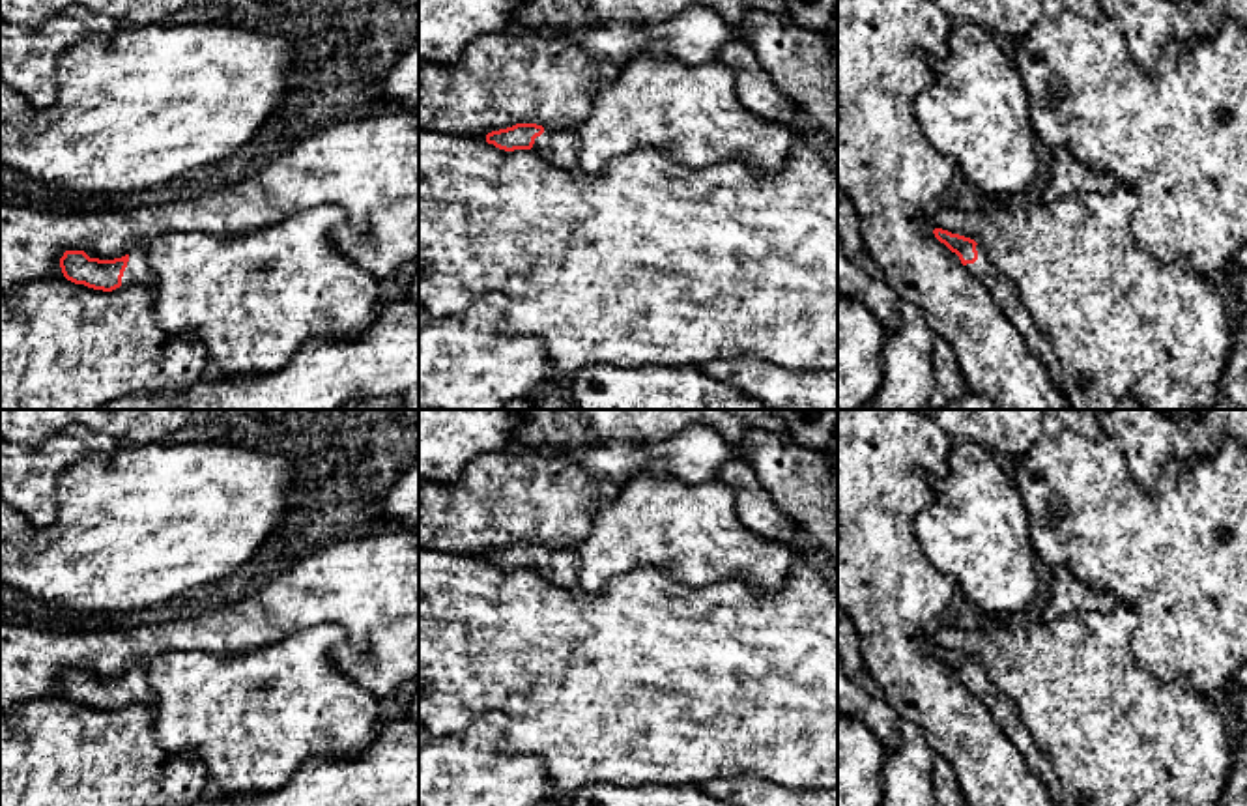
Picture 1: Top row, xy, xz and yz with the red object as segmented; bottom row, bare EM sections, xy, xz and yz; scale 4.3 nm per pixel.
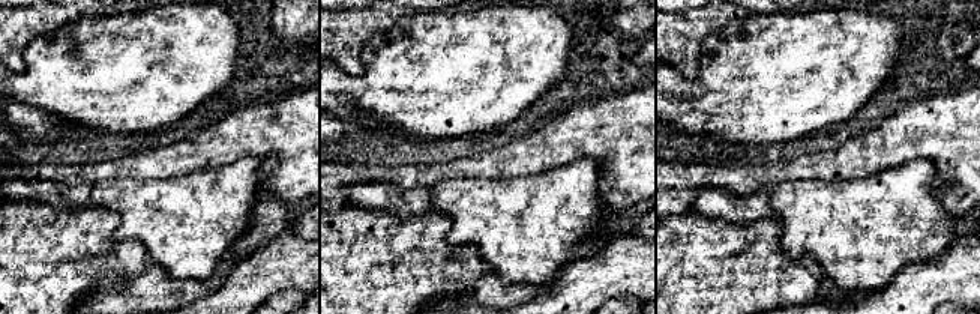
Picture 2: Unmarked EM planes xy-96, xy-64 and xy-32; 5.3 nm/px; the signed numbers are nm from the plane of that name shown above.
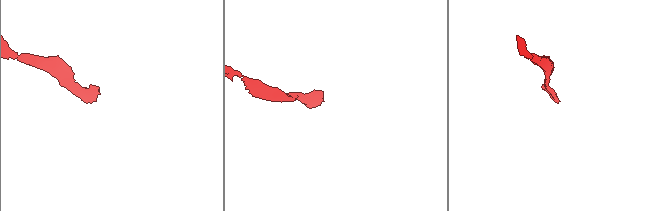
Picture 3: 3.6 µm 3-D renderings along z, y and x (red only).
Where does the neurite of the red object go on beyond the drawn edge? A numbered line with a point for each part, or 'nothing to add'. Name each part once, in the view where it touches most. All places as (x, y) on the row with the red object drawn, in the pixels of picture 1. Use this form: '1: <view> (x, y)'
1: xy (137, 273)

